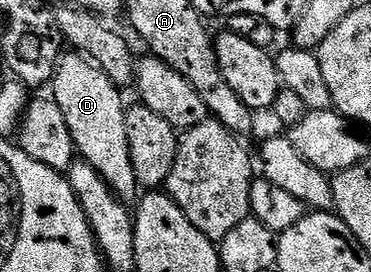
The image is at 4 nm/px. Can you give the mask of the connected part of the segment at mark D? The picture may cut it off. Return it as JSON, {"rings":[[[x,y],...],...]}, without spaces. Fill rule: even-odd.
{"rings":[[[78,52],[68,53],[61,57],[56,66],[56,75],[50,81],[50,95],[58,102],[58,106],[62,106],[62,115],[66,117],[66,126],[70,126],[70,134],[72,141],[76,144],[79,159],[94,166],[94,170],[102,174],[102,178],[121,200],[135,201],[138,196],[138,185],[134,166],[130,162],[130,142],[126,138],[126,101],[124,102],[120,97],[123,96],[121,89],[116,87],[116,84],[101,70],[99,65],[90,61],[85,55]]]}

